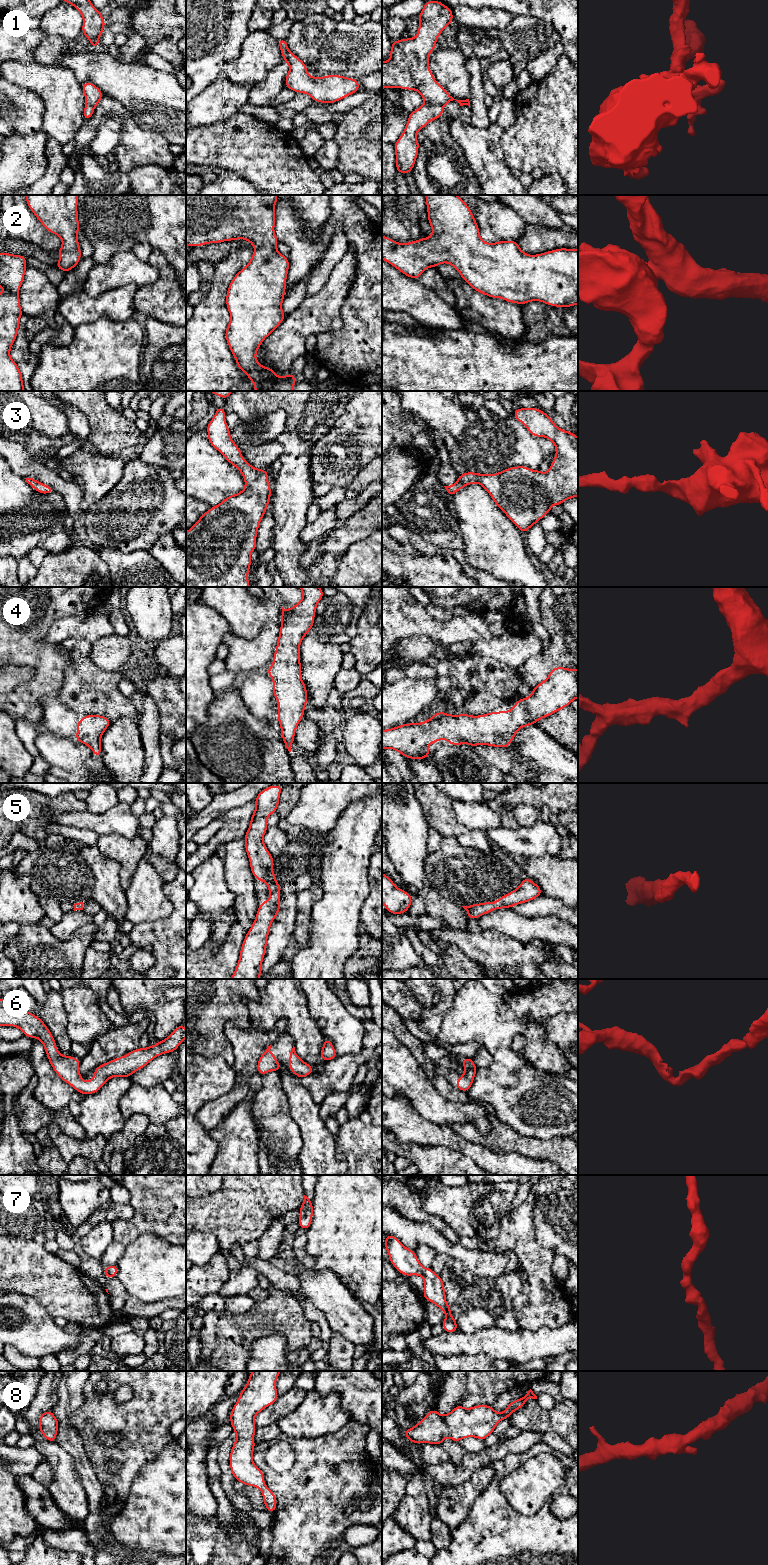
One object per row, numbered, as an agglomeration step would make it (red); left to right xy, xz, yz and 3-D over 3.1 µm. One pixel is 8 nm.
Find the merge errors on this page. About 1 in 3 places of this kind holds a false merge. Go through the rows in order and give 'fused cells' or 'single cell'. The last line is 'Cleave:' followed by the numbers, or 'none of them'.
1: fused cells
2: single cell
3: single cell
4: single cell
5: single cell
6: single cell
7: single cell
8: single cell
Cleave: 1

